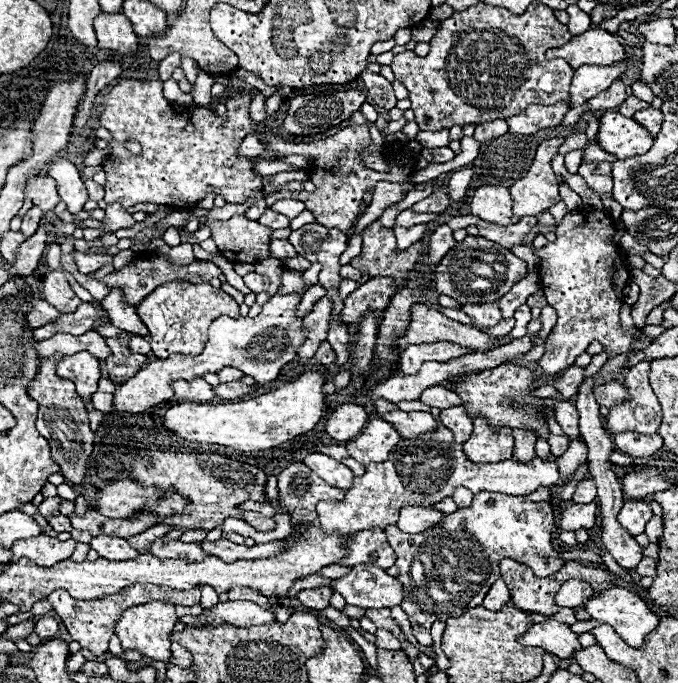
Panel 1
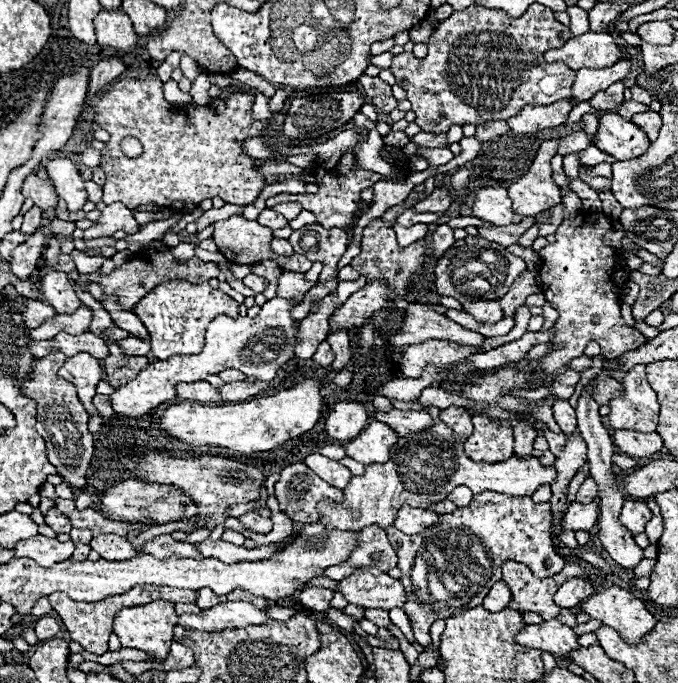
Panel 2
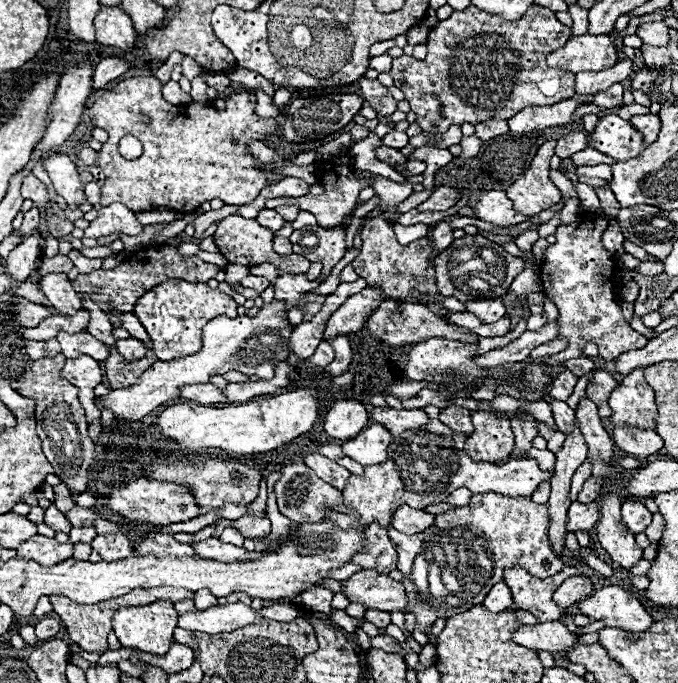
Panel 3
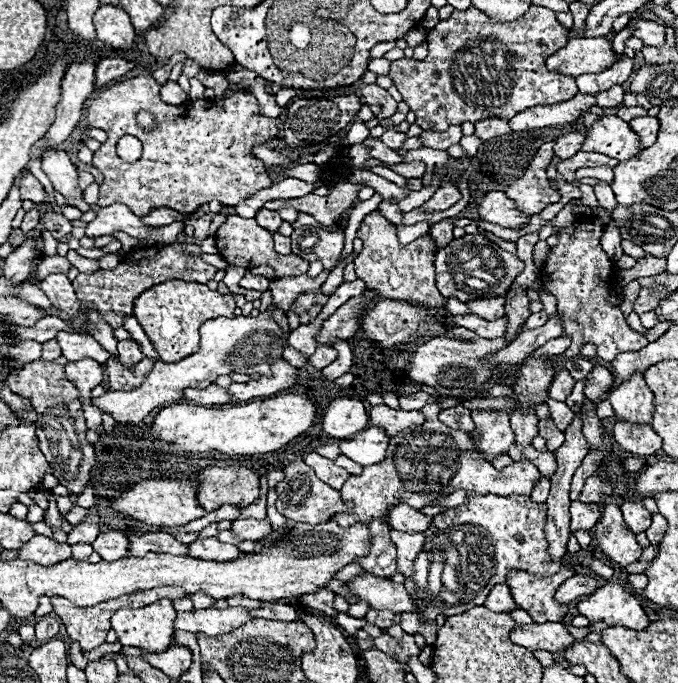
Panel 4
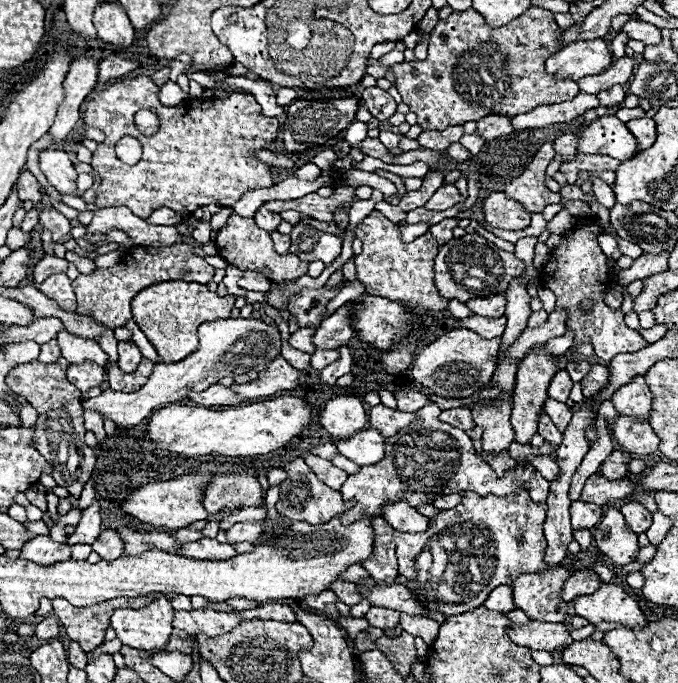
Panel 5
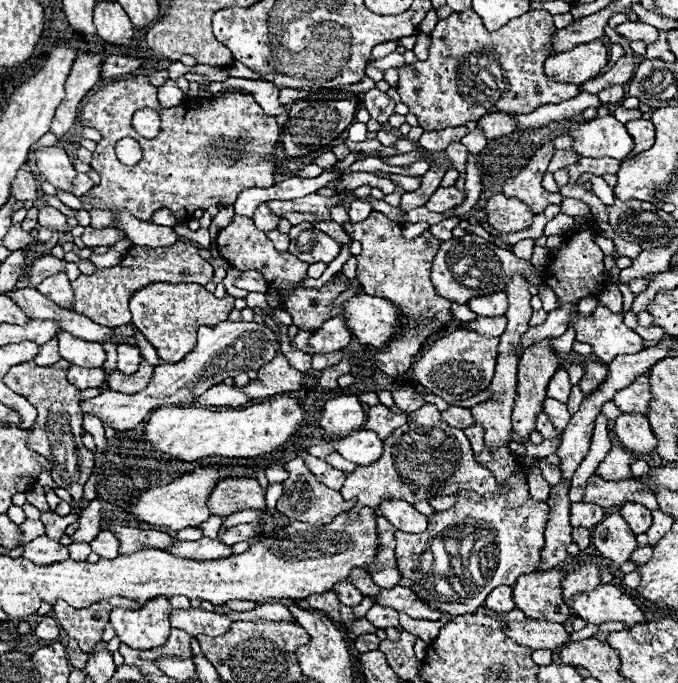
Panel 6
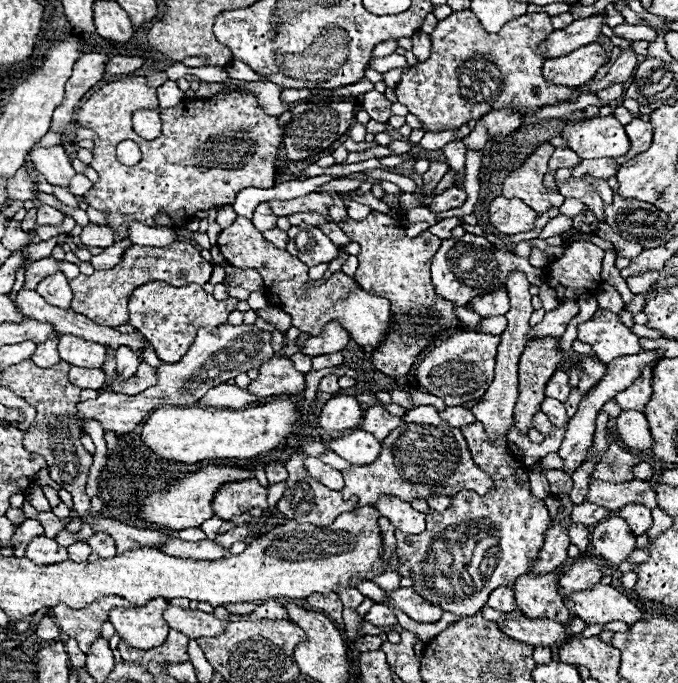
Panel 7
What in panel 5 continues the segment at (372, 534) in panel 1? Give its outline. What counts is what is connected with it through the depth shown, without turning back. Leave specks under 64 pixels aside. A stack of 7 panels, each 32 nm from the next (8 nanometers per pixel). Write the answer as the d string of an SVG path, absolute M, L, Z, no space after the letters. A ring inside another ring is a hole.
M380 516L372 520L372 528L374 528L374 550L372 556L362 562L362 568L374 580L378 580L378 582L382 580L386 584L392 584L394 578L398 576L396 545L392 542L394 528Z

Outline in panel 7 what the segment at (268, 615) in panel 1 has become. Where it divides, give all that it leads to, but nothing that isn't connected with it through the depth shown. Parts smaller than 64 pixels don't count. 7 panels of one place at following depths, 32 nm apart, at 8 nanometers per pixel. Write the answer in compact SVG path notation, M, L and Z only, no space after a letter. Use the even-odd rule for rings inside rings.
M168 606L164 616L170 628L184 632L190 640L198 640L202 636L218 636L228 626L228 620L220 620L214 614L202 610L184 610L178 606Z

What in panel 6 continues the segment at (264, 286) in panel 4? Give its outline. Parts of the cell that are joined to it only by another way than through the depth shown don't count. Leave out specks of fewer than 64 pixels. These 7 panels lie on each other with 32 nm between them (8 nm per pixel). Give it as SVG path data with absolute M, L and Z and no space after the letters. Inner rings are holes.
M246 270L242 272L242 276L236 280L238 288L244 288L248 292L268 292L268 282L264 280L264 276L256 270Z

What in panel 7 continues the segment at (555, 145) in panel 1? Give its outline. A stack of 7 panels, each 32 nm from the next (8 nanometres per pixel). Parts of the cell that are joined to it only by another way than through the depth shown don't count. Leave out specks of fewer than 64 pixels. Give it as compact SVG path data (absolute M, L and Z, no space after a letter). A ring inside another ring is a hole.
M544 142L518 170L514 170L502 184L504 196L518 196L534 212L546 212L550 206L562 206L564 196L542 186L544 174L548 172L548 160L554 152L550 142Z

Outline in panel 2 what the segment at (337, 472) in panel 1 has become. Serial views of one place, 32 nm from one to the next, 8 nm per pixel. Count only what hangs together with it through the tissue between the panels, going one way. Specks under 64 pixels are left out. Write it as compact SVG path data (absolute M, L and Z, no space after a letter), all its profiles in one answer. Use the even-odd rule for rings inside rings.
M310 454L306 456L306 466L312 468L324 482L332 484L334 488L344 490L352 478L352 472L348 468L344 468L340 462L330 460L322 454Z

